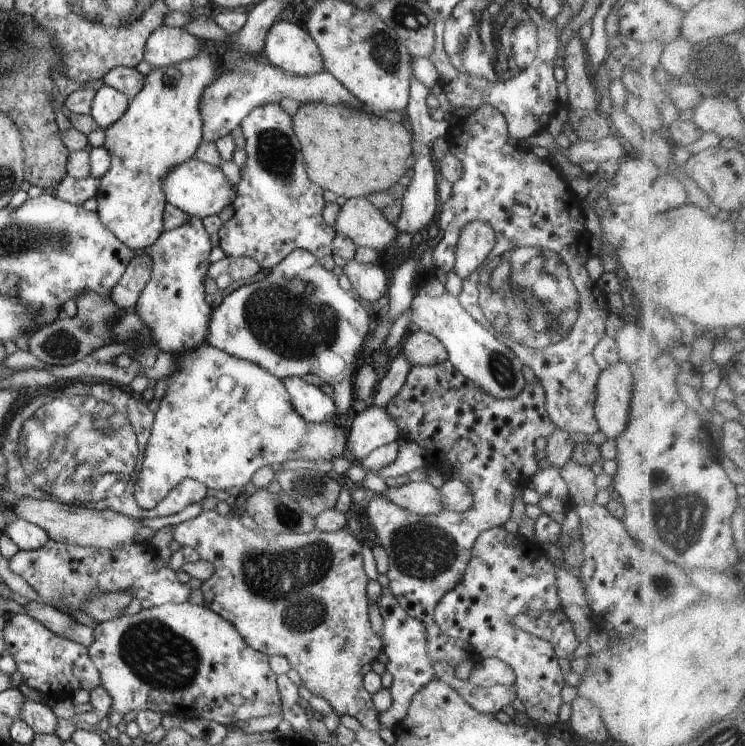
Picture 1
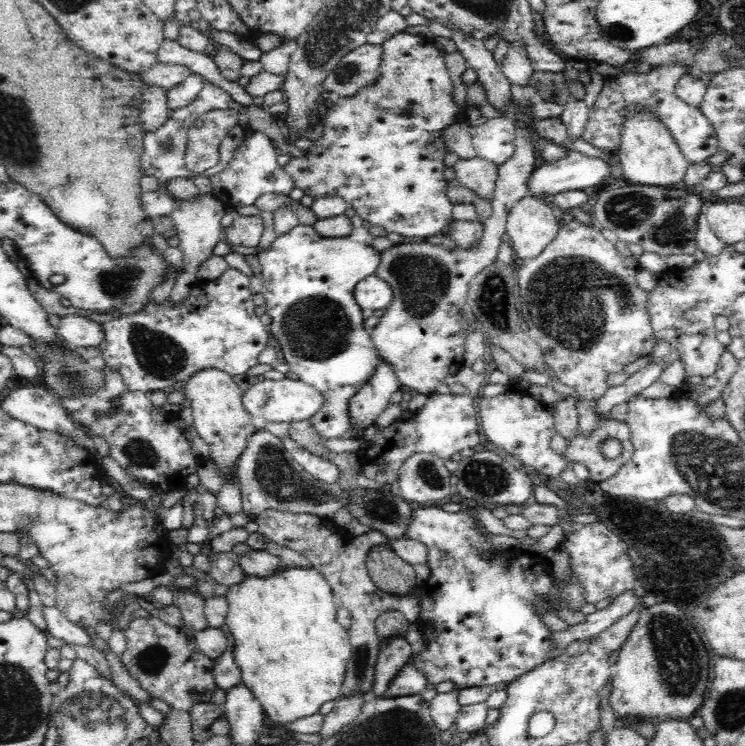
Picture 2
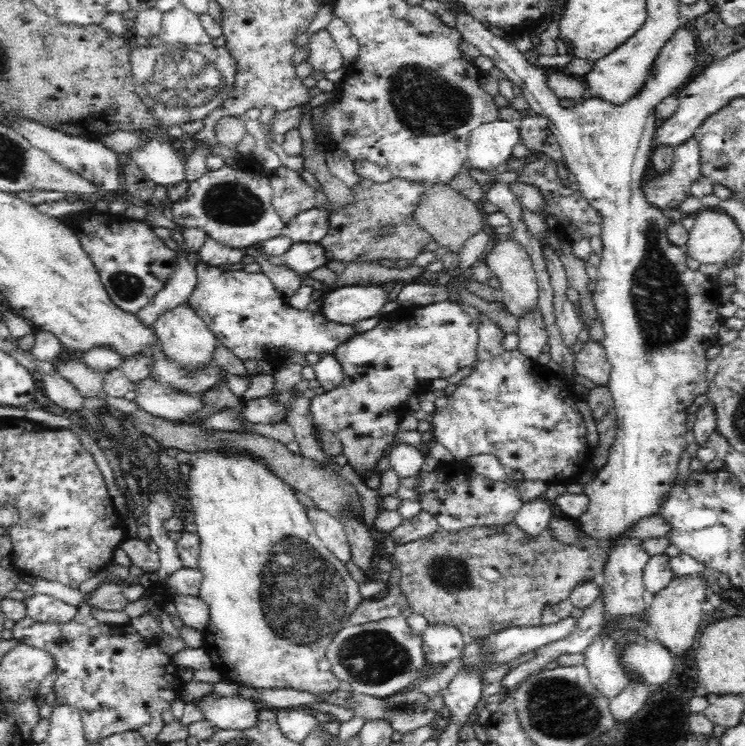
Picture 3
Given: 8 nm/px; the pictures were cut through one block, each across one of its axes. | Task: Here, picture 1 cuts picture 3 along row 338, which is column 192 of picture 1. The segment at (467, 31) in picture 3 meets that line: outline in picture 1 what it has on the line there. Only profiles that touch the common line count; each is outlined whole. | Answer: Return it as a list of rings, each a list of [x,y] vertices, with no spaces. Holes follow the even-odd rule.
[[[188,601],[179,604],[163,603],[162,605],[154,605],[148,609],[142,608],[142,610],[140,610],[138,614],[134,614],[134,616],[122,616],[100,622],[94,631],[94,642],[87,648],[90,659],[94,662],[100,674],[101,687],[104,688],[104,690],[110,694],[110,698],[112,698],[110,713],[118,712],[118,714],[124,716],[129,712],[154,711],[162,715],[170,714],[170,716],[182,716],[182,718],[200,718],[227,727],[233,722],[249,721],[252,718],[264,718],[283,712],[282,698],[280,698],[277,684],[278,675],[276,675],[271,668],[271,656],[266,656],[266,654],[262,654],[262,652],[253,650],[240,638],[240,634],[236,632],[236,628],[234,628],[230,622],[226,622],[224,618],[221,618],[204,605],[194,606],[194,604],[190,604]]]

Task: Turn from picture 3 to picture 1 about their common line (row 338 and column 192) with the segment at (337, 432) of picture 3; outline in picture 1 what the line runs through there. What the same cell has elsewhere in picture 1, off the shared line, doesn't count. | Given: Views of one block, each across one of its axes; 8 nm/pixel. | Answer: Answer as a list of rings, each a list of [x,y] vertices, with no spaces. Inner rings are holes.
[[[202,344],[198,346],[196,350],[190,350],[190,352],[184,352],[184,354],[176,355],[176,372],[166,377],[166,394],[160,402],[160,408],[156,410],[155,422],[152,426],[152,433],[145,448],[145,454],[142,456],[141,466],[139,474],[137,475],[137,481],[135,482],[134,498],[136,498],[136,504],[140,506],[144,511],[150,511],[160,500],[164,500],[164,496],[178,485],[180,480],[193,479],[201,484],[204,484],[210,492],[215,490],[227,491],[228,488],[240,488],[249,487],[250,480],[254,476],[254,472],[260,470],[260,468],[272,466],[272,464],[298,464],[314,466],[317,462],[334,462],[337,466],[342,467],[343,463],[348,459],[348,446],[346,446],[347,428],[340,426],[340,420],[338,418],[330,418],[328,422],[320,422],[320,424],[310,424],[306,422],[300,414],[292,407],[292,402],[288,395],[288,390],[284,387],[282,379],[269,374],[264,368],[251,364],[250,362],[229,356],[214,348],[209,344]]]

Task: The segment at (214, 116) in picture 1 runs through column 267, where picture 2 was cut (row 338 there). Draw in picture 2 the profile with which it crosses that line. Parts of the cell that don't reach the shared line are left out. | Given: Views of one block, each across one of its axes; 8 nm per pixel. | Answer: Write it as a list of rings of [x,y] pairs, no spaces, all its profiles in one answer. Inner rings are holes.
[[[75,314],[62,317],[57,328],[61,344],[71,349],[96,347],[105,336],[102,323]]]

